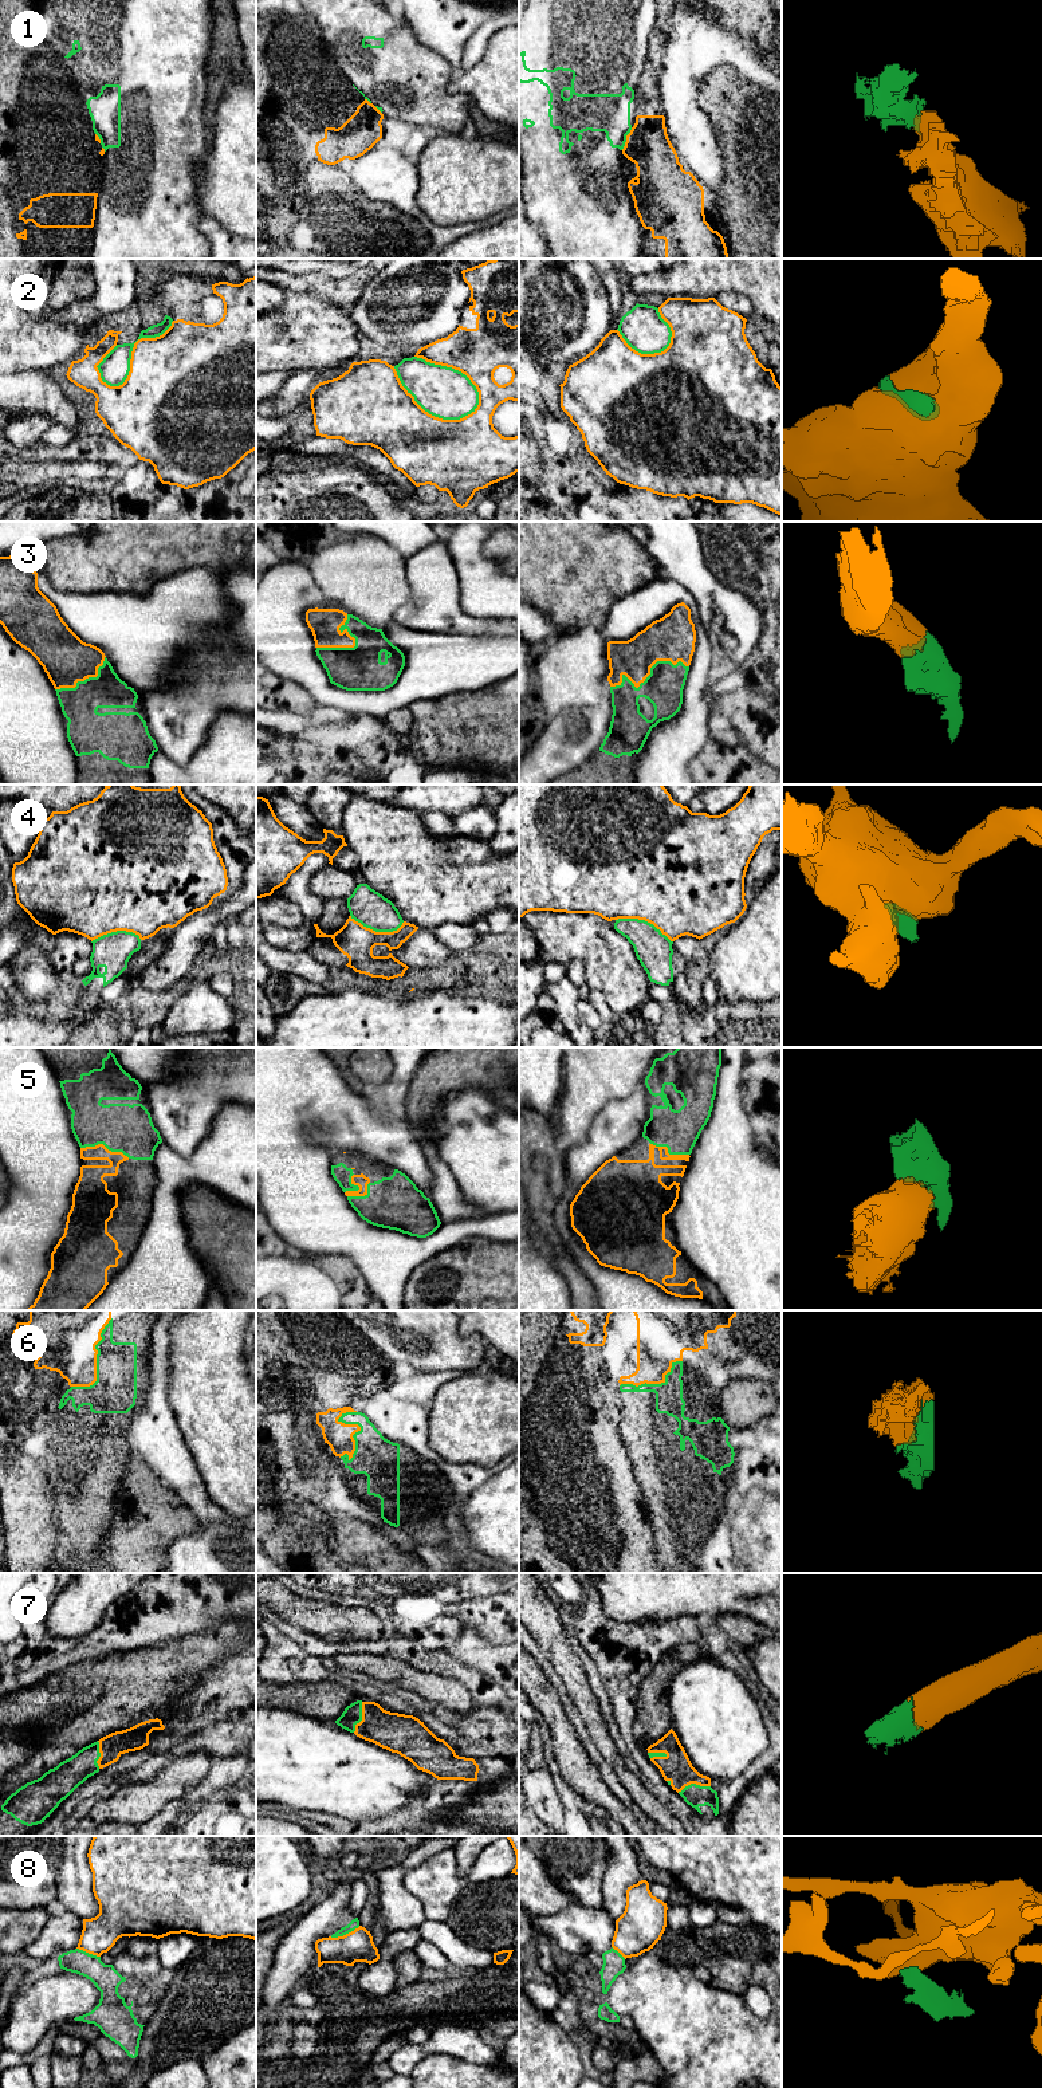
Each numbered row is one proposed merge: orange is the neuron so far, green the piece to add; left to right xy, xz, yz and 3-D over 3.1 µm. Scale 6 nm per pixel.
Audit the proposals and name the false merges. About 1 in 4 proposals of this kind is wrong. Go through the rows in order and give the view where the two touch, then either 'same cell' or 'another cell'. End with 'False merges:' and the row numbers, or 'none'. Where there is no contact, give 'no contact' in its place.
1: contact in yz; another cell
2: contact in xz; another cell
3: contact in yz; same cell
4: contact in yz; another cell
5: contact in xy; same cell
6: contact in xz; another cell
7: contact in yz; same cell
8: contact in xz; another cell
False merges: 1, 2, 4, 6, 8

